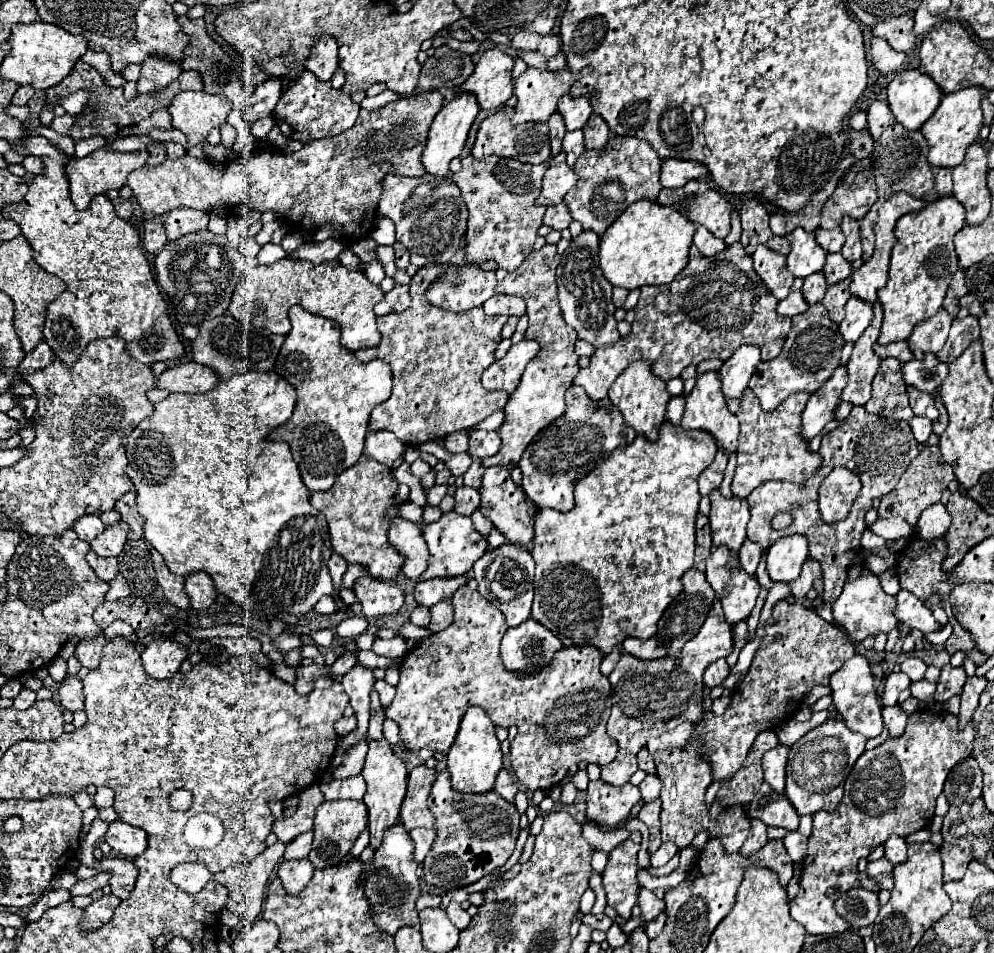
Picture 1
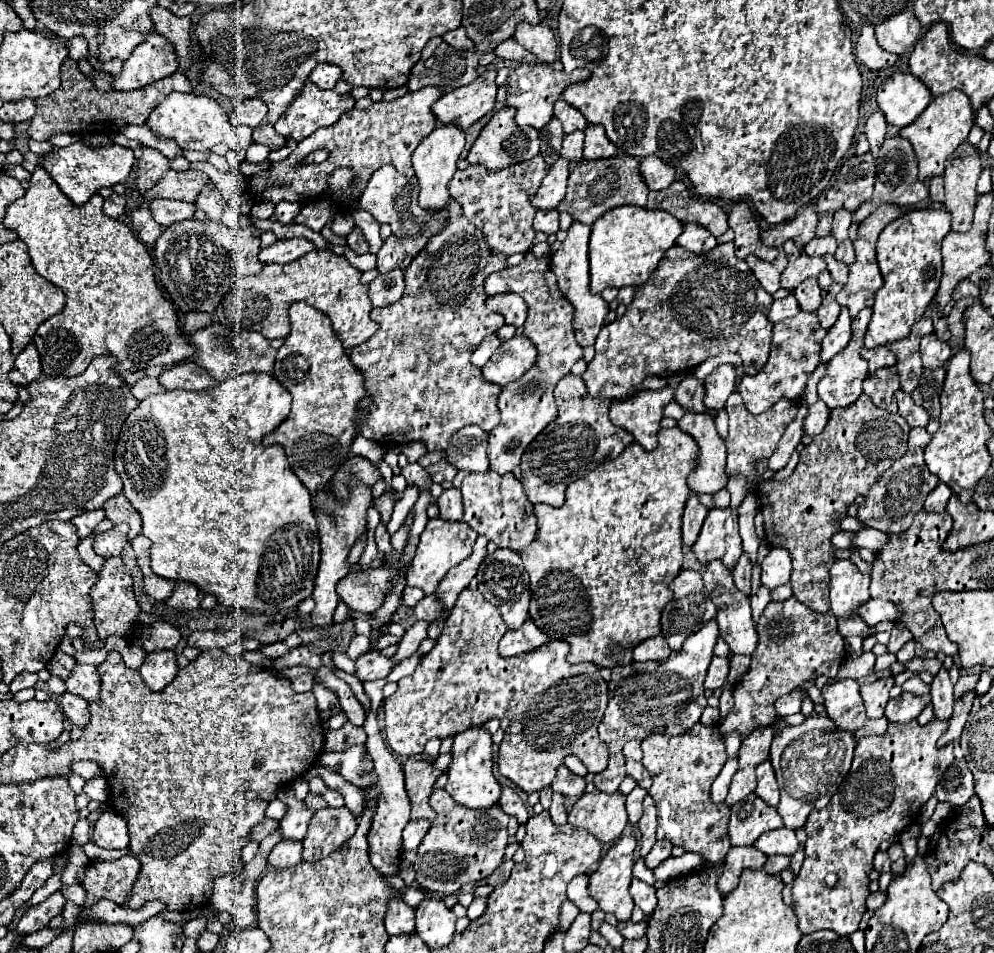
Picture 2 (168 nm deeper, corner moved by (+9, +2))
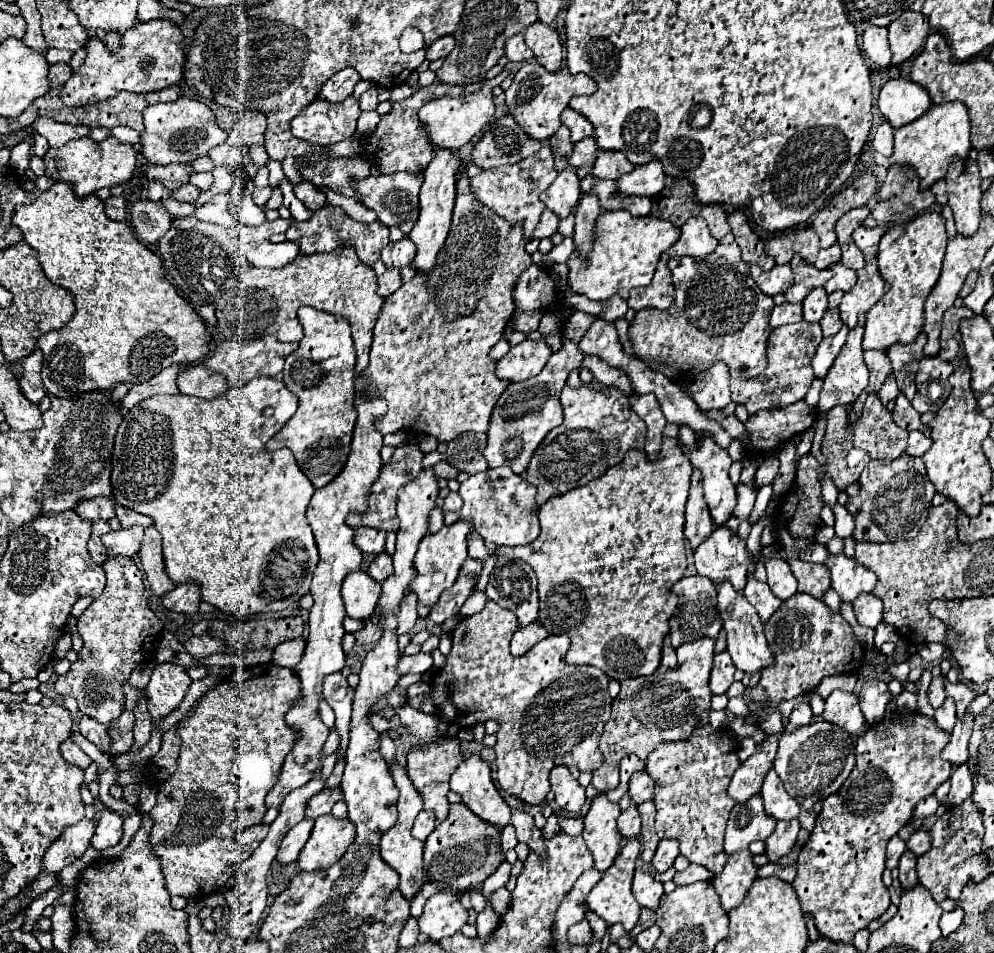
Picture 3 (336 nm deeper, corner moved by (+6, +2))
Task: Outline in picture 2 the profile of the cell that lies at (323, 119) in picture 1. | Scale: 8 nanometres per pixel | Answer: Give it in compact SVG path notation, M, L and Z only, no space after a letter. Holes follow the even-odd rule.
M308 81L286 113L276 121L274 129L286 139L294 137L294 141L302 141L316 129L334 125L342 113L354 107L354 103L356 101L348 93L338 95L336 91L320 89Z

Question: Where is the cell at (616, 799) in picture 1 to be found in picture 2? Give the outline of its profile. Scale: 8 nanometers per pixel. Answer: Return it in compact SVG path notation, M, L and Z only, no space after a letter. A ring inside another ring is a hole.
M594 789L592 793L584 793L570 809L568 813L568 823L584 829L588 833L592 833L600 843L612 843L614 839L620 837L620 833L624 831L624 827L628 825L628 815L626 815L626 807L624 807L624 793L616 791L616 793L604 793Z

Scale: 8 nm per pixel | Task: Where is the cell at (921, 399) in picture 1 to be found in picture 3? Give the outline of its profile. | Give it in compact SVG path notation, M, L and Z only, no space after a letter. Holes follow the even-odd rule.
M899 395L897 401L895 401L895 409L893 409L893 419L895 419L895 423L897 423L899 427L907 429L907 431L917 429L917 431L923 431L925 435L929 435L929 427L925 427L919 417L921 417L921 415L913 409L911 401L905 399L905 395Z

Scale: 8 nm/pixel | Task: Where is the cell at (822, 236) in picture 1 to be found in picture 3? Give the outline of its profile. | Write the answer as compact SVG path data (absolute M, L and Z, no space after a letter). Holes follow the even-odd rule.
M835 243L833 247L819 251L817 261L815 261L815 267L817 267L817 269L829 269L831 265L839 263L839 259L841 259L841 249L839 249L839 245Z

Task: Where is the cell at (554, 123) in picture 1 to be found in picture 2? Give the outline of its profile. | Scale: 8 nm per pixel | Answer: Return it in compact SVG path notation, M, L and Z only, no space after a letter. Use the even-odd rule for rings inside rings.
M552 117L550 123L540 129L540 155L548 165L552 165L558 159L562 137L564 137L564 131L556 117Z

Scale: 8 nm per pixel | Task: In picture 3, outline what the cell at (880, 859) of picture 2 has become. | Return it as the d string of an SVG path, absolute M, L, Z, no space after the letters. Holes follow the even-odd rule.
M895 835L895 837L889 841L889 845L887 845L887 869L895 869L897 863L899 863L899 859L901 859L901 855L903 855L905 851L907 851L905 841Z

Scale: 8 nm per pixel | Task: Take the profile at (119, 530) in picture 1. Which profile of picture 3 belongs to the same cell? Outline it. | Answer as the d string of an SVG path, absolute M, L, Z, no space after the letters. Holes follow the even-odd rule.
M129 527L129 529L121 529L121 531L111 531L111 533L103 535L101 539L103 539L103 545L107 547L109 557L117 557L117 555L133 557L141 549L143 527Z

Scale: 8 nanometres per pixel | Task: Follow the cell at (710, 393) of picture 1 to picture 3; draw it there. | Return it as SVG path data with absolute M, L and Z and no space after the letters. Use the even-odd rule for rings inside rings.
M697 437L699 449L689 451L691 465L703 473L703 489L705 501L709 505L711 519L717 527L725 525L729 517L733 517L733 509L737 505L735 485L729 479L731 457L727 449L721 449L713 439Z

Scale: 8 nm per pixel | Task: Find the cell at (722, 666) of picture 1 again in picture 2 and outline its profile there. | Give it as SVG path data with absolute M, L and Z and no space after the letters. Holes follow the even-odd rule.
M714 657L710 667L708 667L708 673L706 673L706 689L718 689L722 687L722 683L726 681L728 677L728 659L726 657Z

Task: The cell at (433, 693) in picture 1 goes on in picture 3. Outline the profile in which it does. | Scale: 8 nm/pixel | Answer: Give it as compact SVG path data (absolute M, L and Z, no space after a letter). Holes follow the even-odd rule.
M487 601L481 613L461 619L451 633L453 649L447 657L447 665L435 671L431 679L433 693L429 697L437 703L439 717L449 723L473 727L473 723L495 719L501 725L495 743L499 787L523 803L539 805L549 793L549 771L553 767L577 767L581 773L601 767L603 759L597 751L597 743L611 713L611 697L607 691L609 677L591 665L565 663L565 653L569 649L567 635L549 635L523 657L511 655L510 638L518 627L515 614L493 601Z

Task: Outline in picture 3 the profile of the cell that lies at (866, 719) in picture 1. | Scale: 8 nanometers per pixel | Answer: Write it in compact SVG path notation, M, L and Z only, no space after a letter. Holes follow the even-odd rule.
M833 691L825 701L823 721L835 723L843 727L849 733L857 733L861 725L865 723L865 717L861 715L859 705L849 705L849 693L845 691Z

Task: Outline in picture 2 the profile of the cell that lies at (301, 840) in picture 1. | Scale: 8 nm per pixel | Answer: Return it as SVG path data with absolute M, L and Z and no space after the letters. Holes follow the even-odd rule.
M282 787L282 789L276 793L276 797L278 797L280 801L284 801L286 807L288 807L284 819L280 821L282 839L302 841L304 835L306 835L310 817L314 815L314 811L306 809L306 807L304 807L304 801L298 801L298 799L294 797L292 787Z

